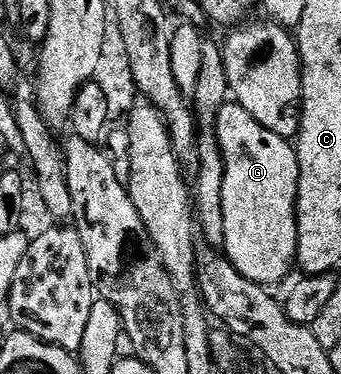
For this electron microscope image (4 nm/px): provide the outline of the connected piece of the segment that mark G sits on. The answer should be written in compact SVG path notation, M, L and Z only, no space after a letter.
M237 103L220 106L213 120L213 132L224 163L224 182L221 183L221 214L224 215L222 252L247 280L272 287L293 269L295 258L295 192L299 186L299 165L295 162L292 142L273 135Z

